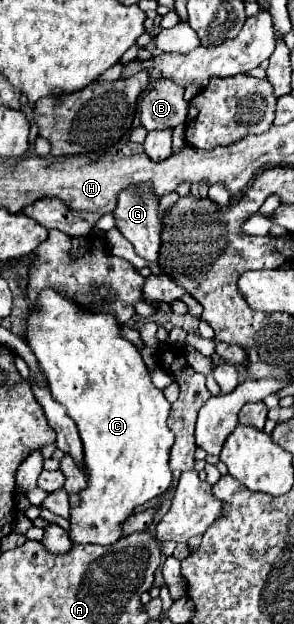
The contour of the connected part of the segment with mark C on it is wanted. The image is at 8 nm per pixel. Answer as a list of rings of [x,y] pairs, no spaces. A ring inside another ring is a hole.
[[[42,291],[38,305],[34,305],[30,311],[26,337],[48,379],[54,399],[62,403],[68,415],[74,419],[84,449],[88,485],[86,489],[68,497],[70,541],[112,545],[124,537],[122,525],[134,515],[136,507],[162,495],[170,487],[172,471],[168,467],[168,453],[174,445],[174,435],[166,425],[170,403],[166,401],[164,393],[152,385],[150,371],[146,369],[142,355],[120,335],[120,325],[110,315],[92,315],[88,311],[80,311],[80,307],[72,307],[72,303],[68,303],[68,299],[56,291]]]

